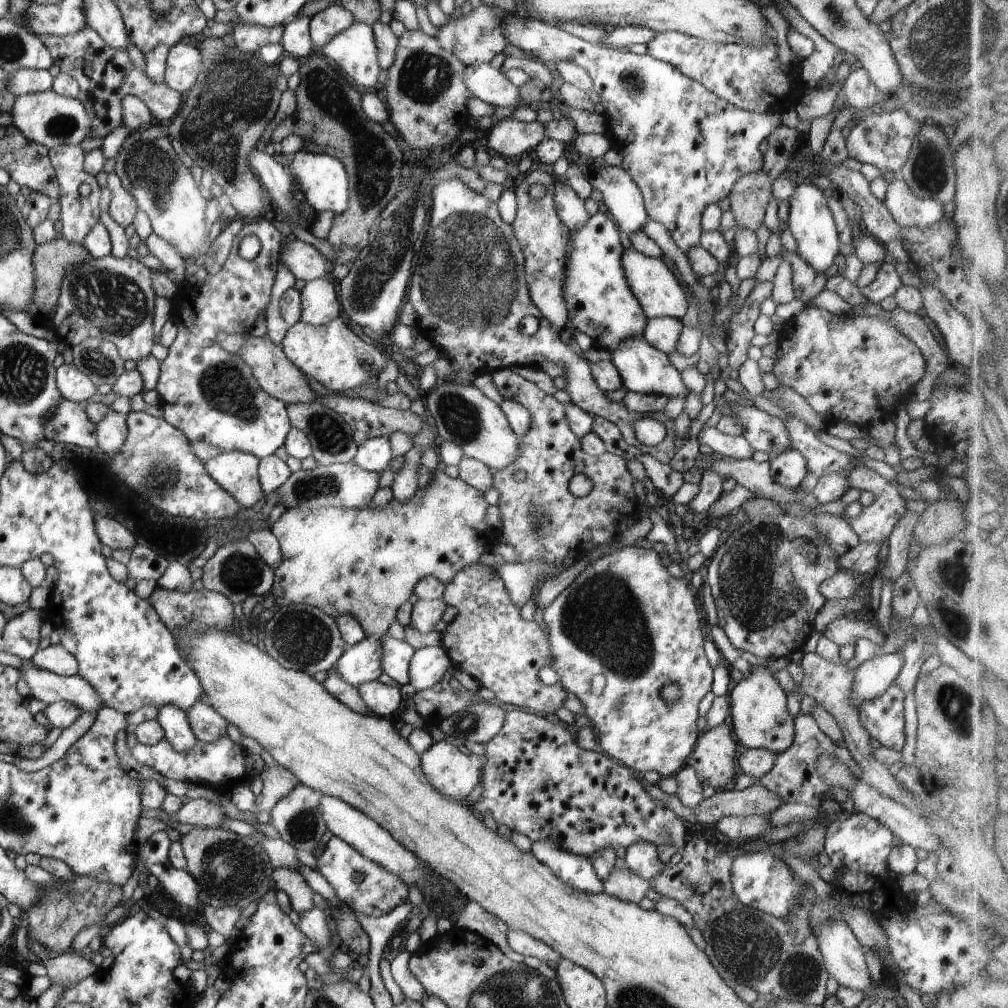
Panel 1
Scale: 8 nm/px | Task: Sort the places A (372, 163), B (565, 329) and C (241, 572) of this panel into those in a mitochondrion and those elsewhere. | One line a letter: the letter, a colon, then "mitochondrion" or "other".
A: mitochondrion
B: other
C: mitochondrion

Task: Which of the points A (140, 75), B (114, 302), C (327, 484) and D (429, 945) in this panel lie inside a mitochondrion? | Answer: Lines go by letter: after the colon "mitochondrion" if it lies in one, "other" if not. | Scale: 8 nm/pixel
A: other
B: mitochondrion
C: mitochondrion
D: other

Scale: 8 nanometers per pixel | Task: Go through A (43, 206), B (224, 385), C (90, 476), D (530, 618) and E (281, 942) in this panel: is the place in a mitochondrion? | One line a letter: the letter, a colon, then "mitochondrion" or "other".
A: other
B: mitochondrion
C: other
D: other
E: other

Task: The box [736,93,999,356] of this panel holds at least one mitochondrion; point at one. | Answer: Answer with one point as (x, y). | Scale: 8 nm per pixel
(928, 170)

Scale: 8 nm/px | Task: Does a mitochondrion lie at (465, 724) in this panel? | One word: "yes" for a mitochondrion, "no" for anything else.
yes

